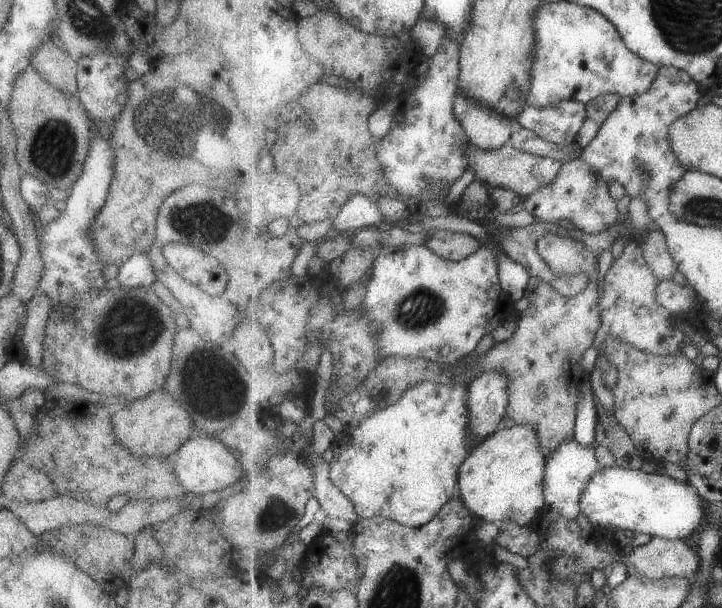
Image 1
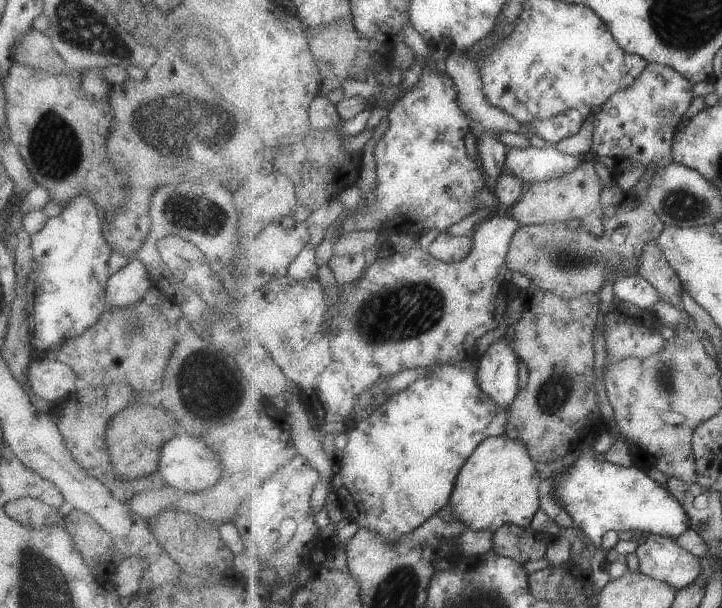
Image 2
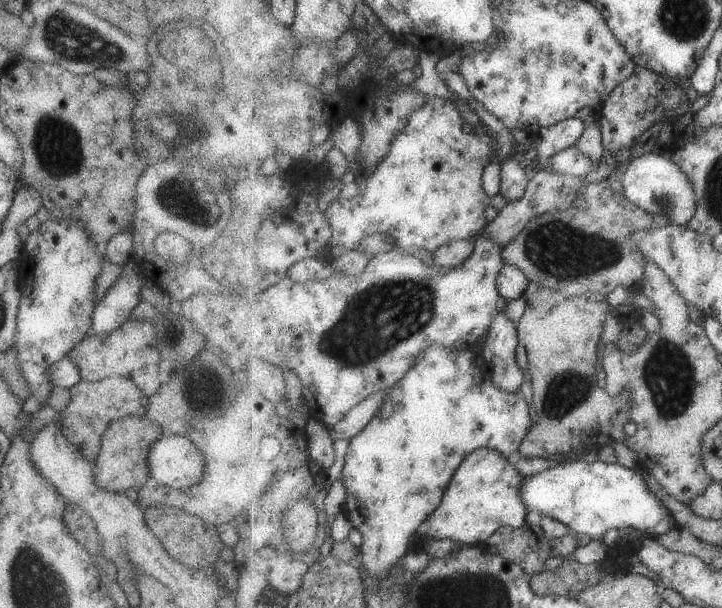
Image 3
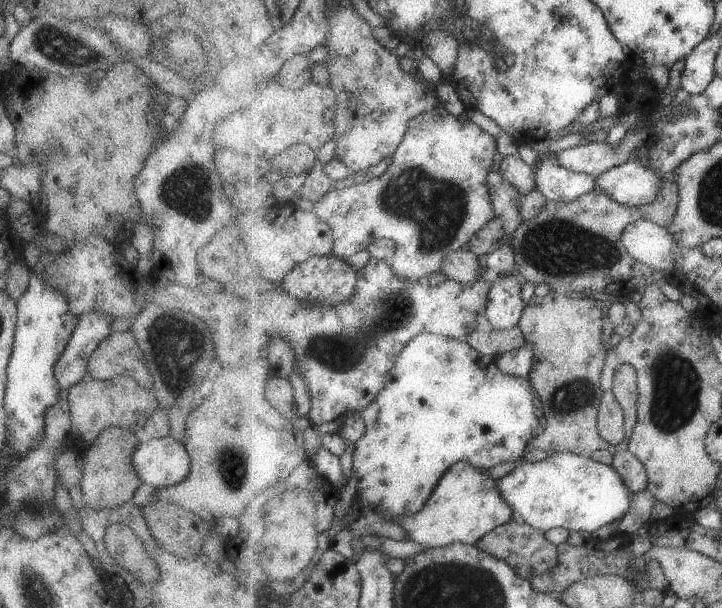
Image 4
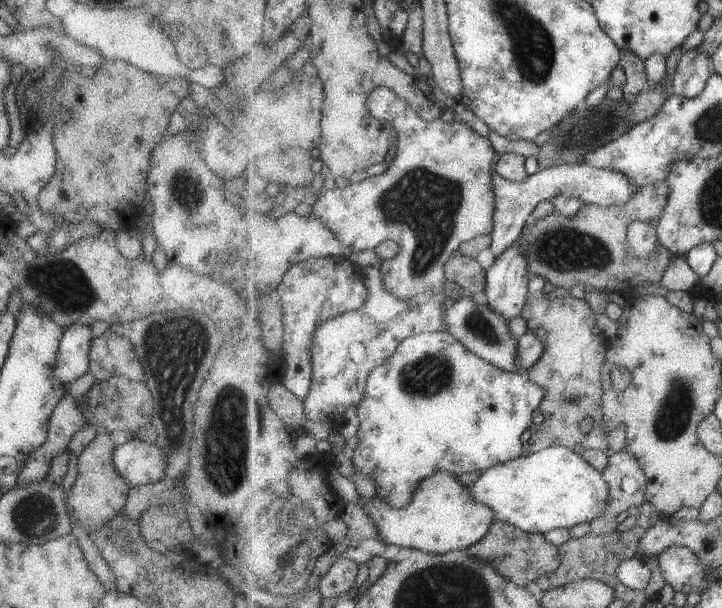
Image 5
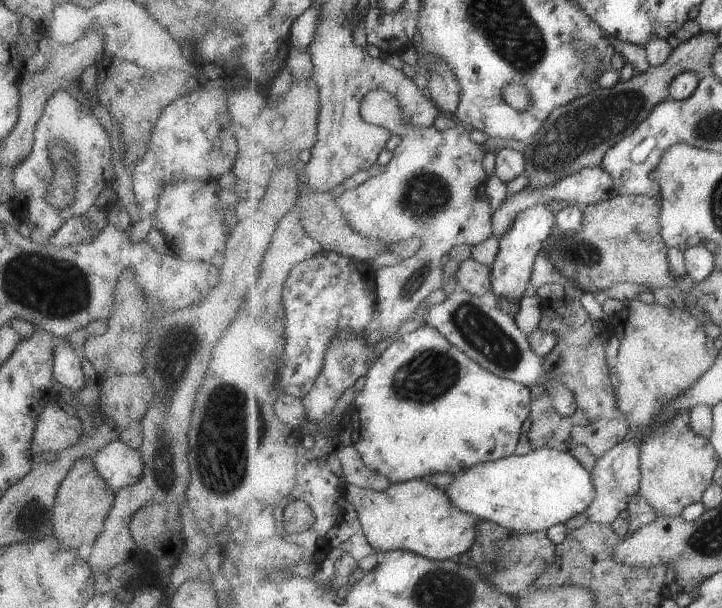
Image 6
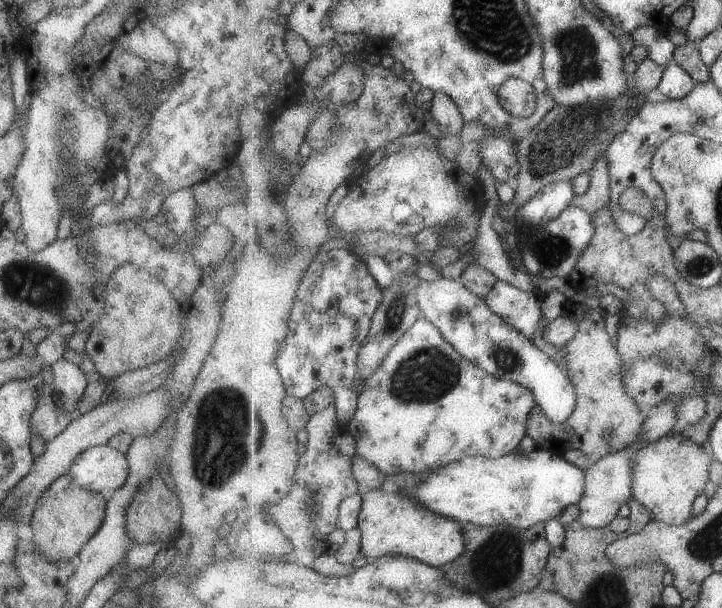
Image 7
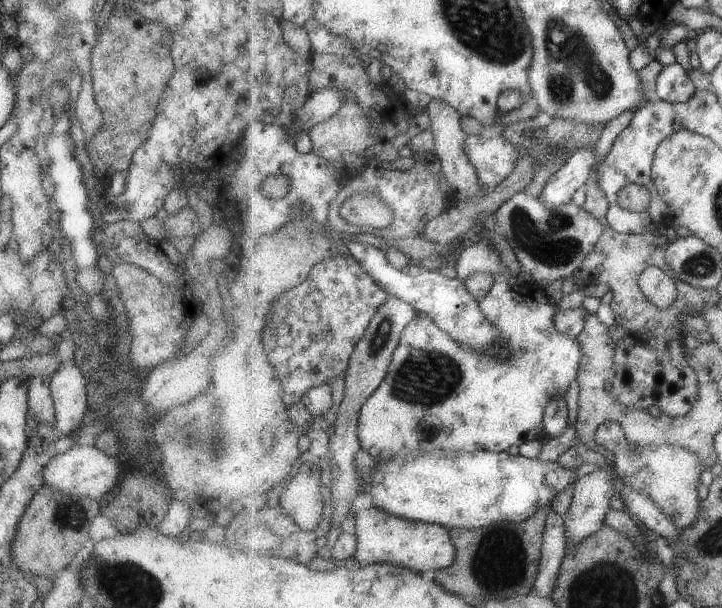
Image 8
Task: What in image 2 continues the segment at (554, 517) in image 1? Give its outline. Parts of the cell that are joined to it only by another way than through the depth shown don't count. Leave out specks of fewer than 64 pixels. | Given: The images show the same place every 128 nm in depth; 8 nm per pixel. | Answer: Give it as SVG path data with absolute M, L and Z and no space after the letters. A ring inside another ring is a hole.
M649 535L635 551L639 571L668 582L677 590L689 586L702 572L702 560L671 537Z

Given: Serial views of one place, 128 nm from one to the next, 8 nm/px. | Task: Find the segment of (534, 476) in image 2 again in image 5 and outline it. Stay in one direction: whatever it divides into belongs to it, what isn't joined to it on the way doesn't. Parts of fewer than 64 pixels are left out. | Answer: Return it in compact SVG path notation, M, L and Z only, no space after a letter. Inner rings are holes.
M336 466L331 469L329 480L332 489L347 504L357 502L363 506L363 512L367 512L377 524L379 539L387 545L443 555L457 550L468 550L487 535L491 524L495 521L495 512L489 506L475 502L469 488L453 475L451 472L437 472L429 476L414 489L411 504L403 508L391 507L378 496L372 498L361 496L353 480L345 478L339 470L336 470Z

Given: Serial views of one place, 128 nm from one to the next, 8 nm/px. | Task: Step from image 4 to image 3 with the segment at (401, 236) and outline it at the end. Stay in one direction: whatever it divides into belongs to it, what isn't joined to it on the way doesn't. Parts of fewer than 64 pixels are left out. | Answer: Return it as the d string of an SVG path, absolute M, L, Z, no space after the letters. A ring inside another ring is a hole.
M429 97L429 102L427 102L423 108L417 109L416 112L412 114L404 131L400 132L395 138L387 157L381 161L378 167L369 172L363 194L357 194L350 199L337 198L337 200L327 202L327 204L323 206L325 216L333 228L333 238L330 240L328 251L330 258L336 259L339 258L339 256L343 256L343 254L351 252L351 250L357 249L357 246L360 246L363 238L373 236L375 233L387 233L387 236L393 237L394 241L397 242L397 246L401 252L413 254L413 256L417 256L419 250L425 250L433 256L437 249L445 246L445 244L449 244L449 242L453 242L455 239L475 240L483 234L484 229L489 223L487 216L485 216L485 210L487 210L487 206L491 204L491 196L486 192L484 185L484 173L486 172L487 166L494 160L496 140L493 135L491 136L491 134L487 134L487 132L485 132L485 134L467 134L465 128L463 128L463 123L463 116L461 116L461 112L456 107L455 102L449 102L449 100L444 100L443 98Z

